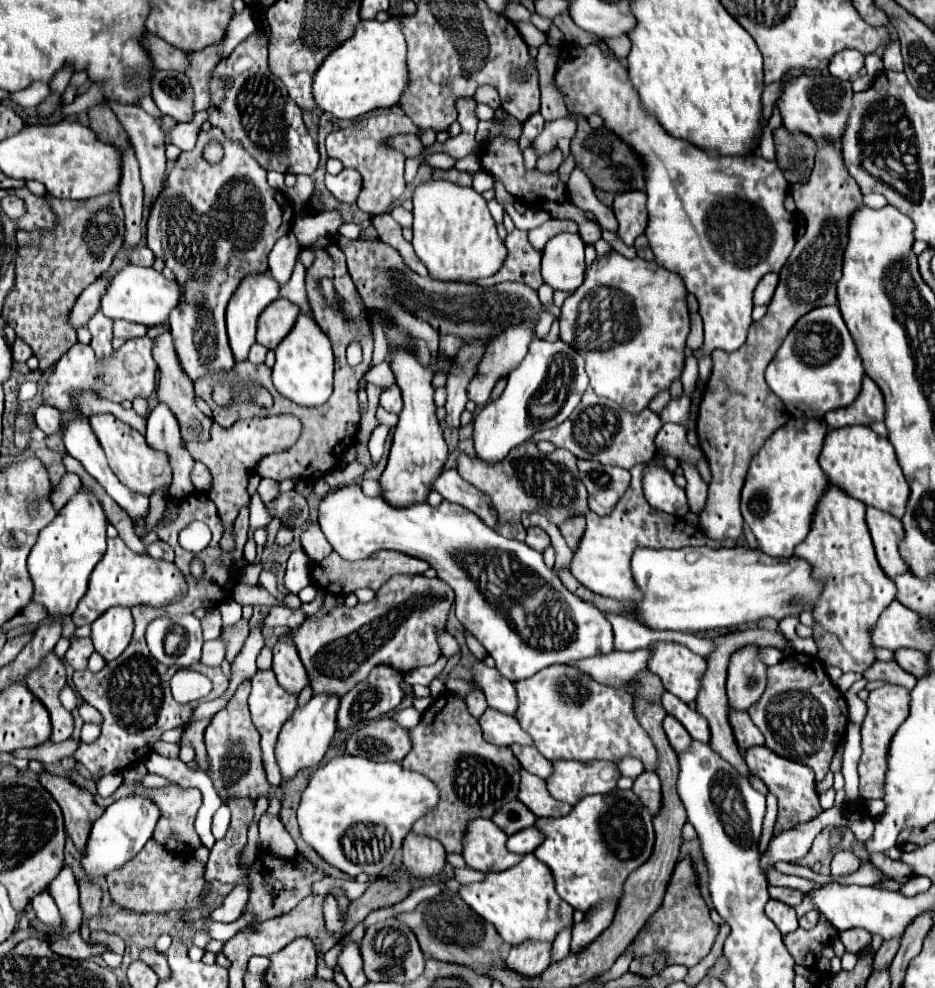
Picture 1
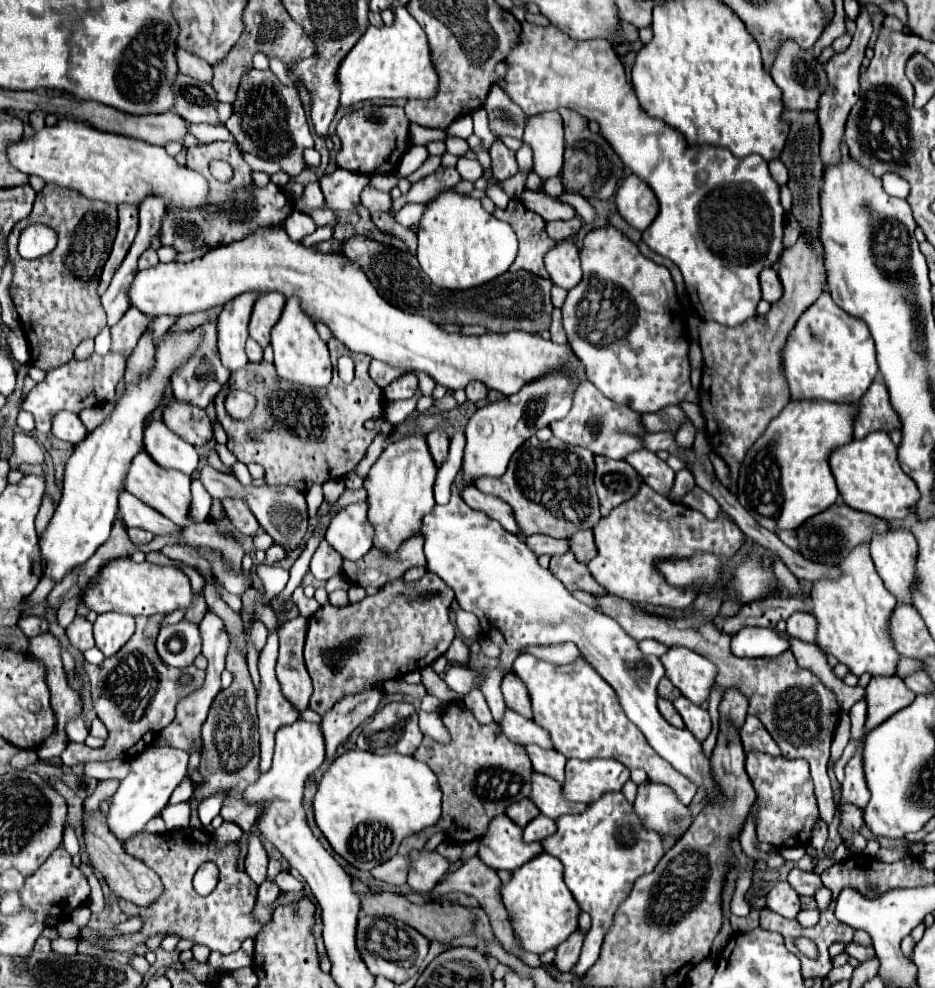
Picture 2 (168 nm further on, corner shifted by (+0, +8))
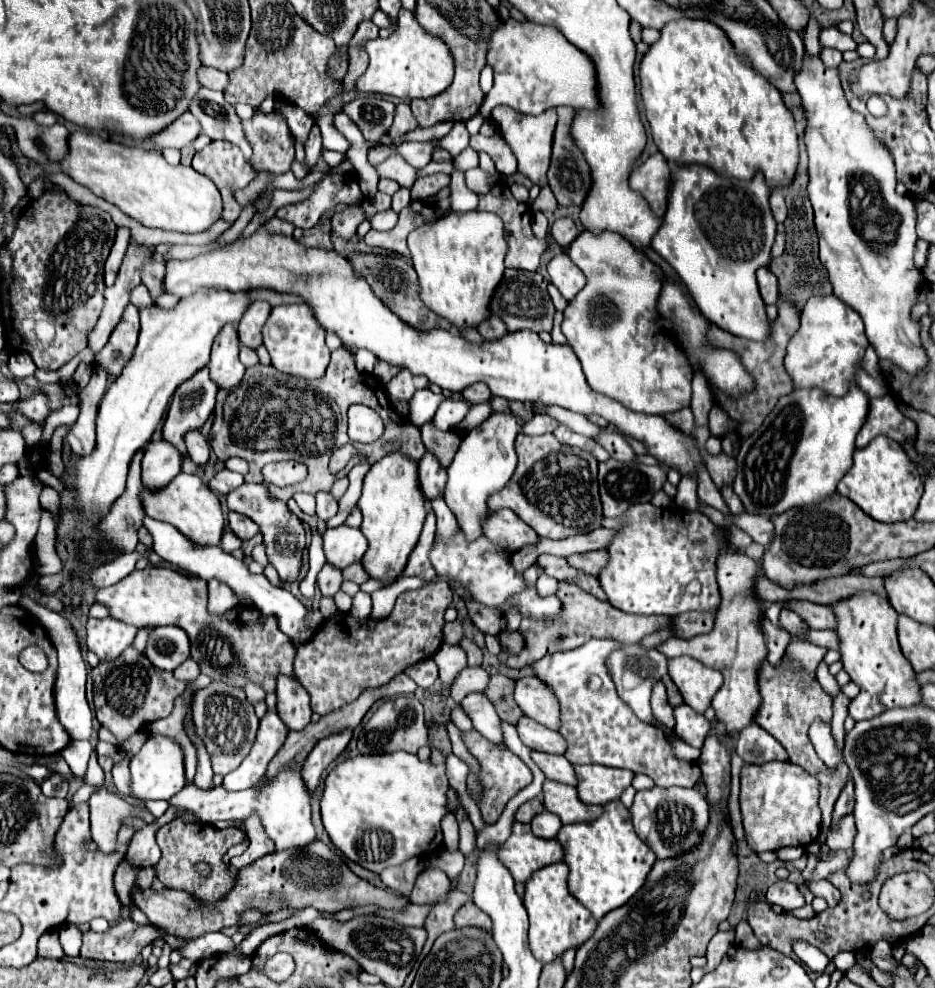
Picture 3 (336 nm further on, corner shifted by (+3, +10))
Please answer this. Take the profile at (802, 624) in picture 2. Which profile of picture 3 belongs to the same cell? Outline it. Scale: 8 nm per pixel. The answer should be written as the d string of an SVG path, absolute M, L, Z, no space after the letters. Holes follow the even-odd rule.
M782 609L780 611L780 625L790 633L790 635L796 635L796 631L800 631L802 627L802 619L794 613L794 611L790 611L790 609Z

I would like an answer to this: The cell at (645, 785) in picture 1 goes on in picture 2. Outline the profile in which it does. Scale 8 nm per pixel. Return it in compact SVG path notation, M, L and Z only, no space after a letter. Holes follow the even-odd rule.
M645 781L637 787L635 811L641 821L659 835L683 835L691 825L689 807L683 809L677 795L667 785L659 785L655 781Z

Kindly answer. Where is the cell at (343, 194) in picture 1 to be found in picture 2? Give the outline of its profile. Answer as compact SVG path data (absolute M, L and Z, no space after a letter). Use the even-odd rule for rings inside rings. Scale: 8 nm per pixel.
M393 173L391 177L371 177L371 179L369 179L369 187L389 193L389 191L397 185L397 181L399 181L399 175L397 175L397 173Z

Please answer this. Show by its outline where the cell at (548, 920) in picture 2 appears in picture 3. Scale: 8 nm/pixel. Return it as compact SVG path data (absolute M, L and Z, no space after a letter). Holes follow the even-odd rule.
M552 863L538 869L526 883L524 907L530 917L530 951L542 965L556 961L556 957L560 957L566 949L578 949L592 937L598 925L598 921L592 919L592 913L570 895L566 879L568 865Z

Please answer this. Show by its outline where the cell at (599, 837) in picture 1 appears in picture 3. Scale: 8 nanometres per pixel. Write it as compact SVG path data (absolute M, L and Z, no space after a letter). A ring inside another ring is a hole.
M610 801L604 805L604 813L592 823L564 825L556 837L566 853L570 867L568 889L570 893L600 921L606 913L622 907L646 881L656 855L634 833L630 811L622 801Z

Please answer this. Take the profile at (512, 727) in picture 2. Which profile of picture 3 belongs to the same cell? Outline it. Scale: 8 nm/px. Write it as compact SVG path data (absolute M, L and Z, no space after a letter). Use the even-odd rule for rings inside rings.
M522 717L516 725L518 735L522 739L524 745L528 745L534 751L544 751L544 753L556 753L556 755L564 755L566 753L566 739L558 733L552 731L540 723L536 723L534 719Z

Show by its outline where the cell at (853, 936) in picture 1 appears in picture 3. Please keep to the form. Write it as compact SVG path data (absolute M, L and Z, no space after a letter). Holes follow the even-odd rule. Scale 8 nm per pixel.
M880 940L871 949L873 963L882 971L890 972L898 962L893 958L892 946L886 940Z

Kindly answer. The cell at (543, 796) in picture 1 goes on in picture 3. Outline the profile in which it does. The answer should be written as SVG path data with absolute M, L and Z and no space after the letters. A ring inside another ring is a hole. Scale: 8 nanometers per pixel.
M544 781L542 797L544 797L544 807L550 813L558 815L564 825L594 821L602 813L600 805L580 803L580 799L576 795L576 787L562 785L556 781Z

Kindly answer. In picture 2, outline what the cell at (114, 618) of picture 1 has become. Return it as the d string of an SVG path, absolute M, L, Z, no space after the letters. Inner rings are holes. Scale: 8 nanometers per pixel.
M103 613L93 623L95 645L103 651L105 657L115 655L133 635L135 619L123 613Z

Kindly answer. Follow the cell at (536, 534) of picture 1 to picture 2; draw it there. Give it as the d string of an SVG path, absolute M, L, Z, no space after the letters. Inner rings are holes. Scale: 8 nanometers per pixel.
M529 535L525 539L525 543L529 545L529 549L535 553L535 555L561 555L569 549L569 541L567 539L553 539L553 537L547 537L547 535Z

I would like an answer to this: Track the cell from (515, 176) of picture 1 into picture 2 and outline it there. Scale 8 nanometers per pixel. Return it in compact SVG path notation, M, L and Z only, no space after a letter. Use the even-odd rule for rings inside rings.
M495 139L495 143L489 149L493 159L493 177L495 179L509 179L519 171L515 153L509 151L501 139Z

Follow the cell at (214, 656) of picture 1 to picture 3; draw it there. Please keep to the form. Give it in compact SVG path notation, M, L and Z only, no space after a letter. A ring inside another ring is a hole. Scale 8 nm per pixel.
M186 659L180 667L174 669L174 677L176 677L176 679L182 679L182 681L192 681L192 679L196 679L198 675L200 675L200 669L198 669L196 661L192 661L192 659Z

